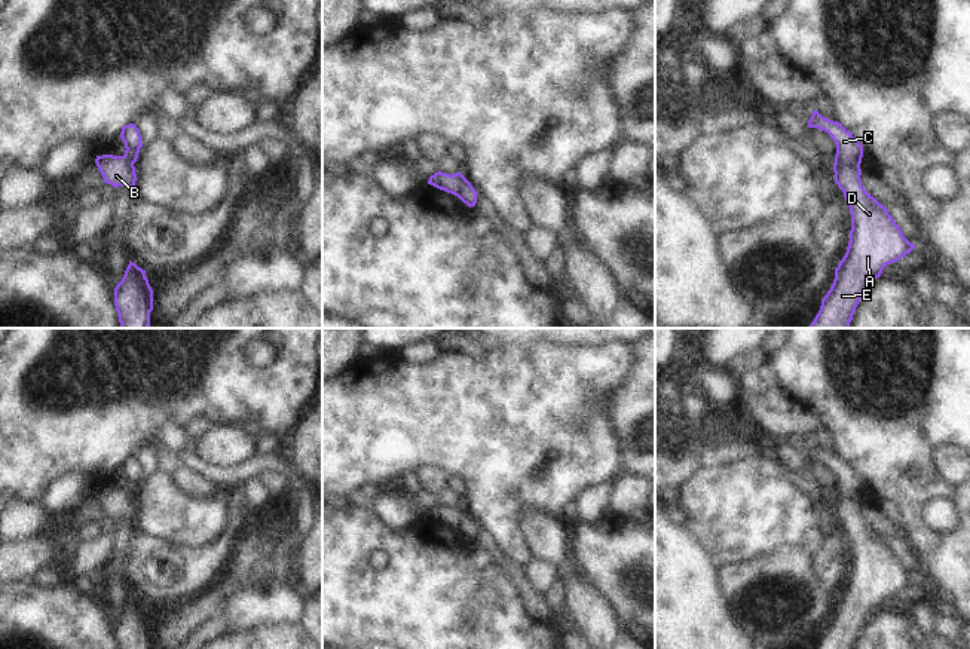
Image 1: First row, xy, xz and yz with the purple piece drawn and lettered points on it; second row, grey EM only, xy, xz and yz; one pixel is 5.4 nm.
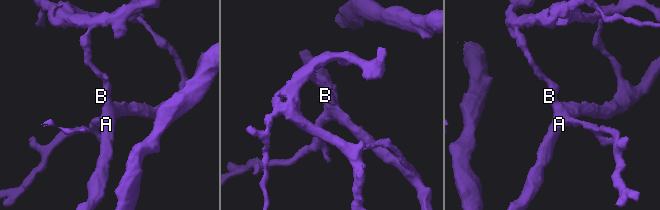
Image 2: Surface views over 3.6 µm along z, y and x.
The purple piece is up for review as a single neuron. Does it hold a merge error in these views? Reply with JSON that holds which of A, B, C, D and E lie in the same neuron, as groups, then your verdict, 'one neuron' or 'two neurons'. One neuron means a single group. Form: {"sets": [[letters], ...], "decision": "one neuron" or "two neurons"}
{"sets": [["A", "B", "D", "E"], ["C"]], "decision": "two neurons"}

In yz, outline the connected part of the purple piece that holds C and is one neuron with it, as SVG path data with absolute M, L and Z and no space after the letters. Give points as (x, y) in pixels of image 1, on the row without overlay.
M814 443L808 453L808 460L827 465L836 477L835 492L850 500L860 502L863 478L839 454L829 453Z

